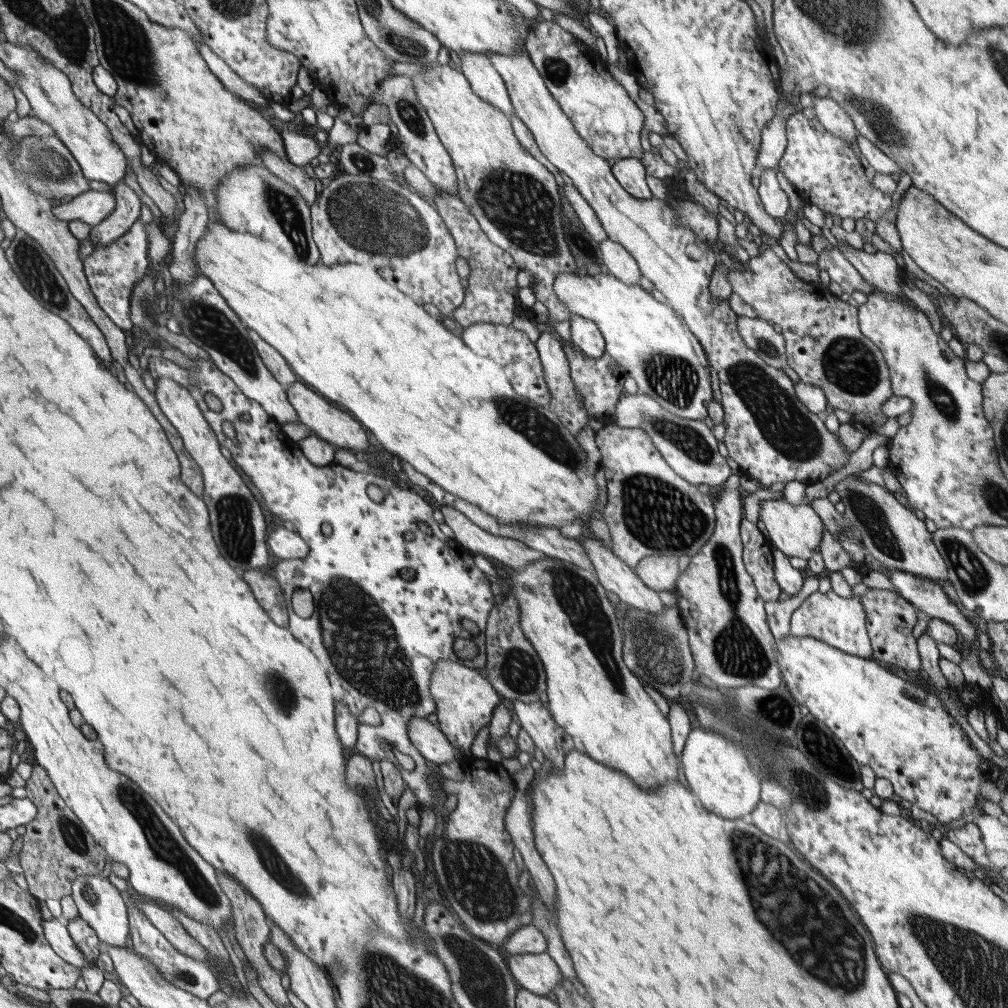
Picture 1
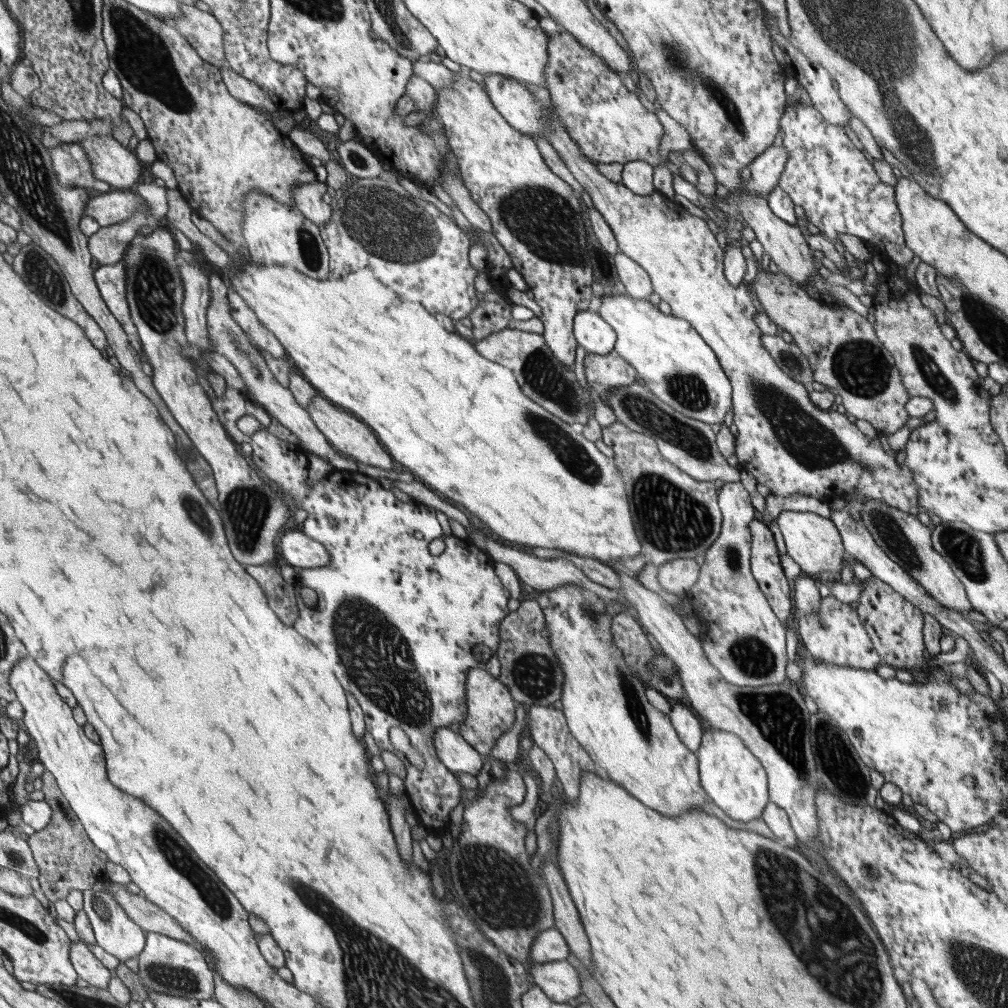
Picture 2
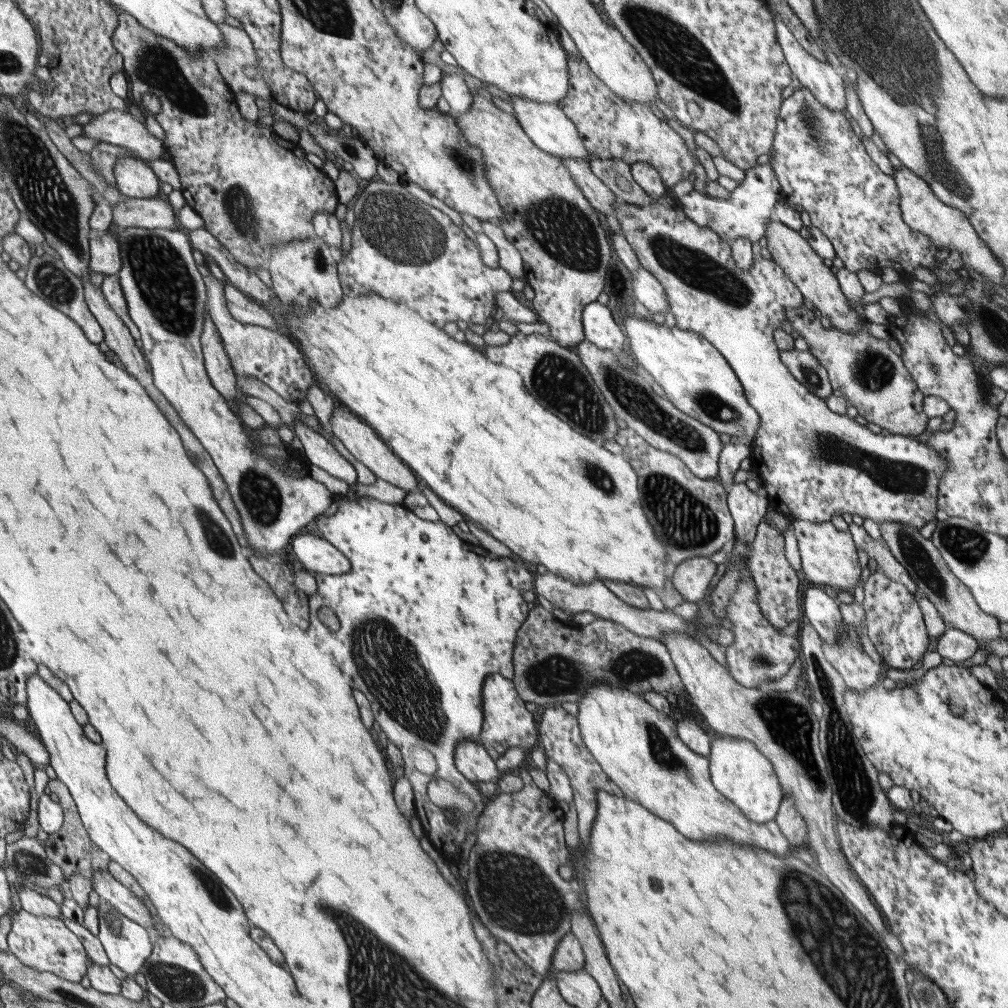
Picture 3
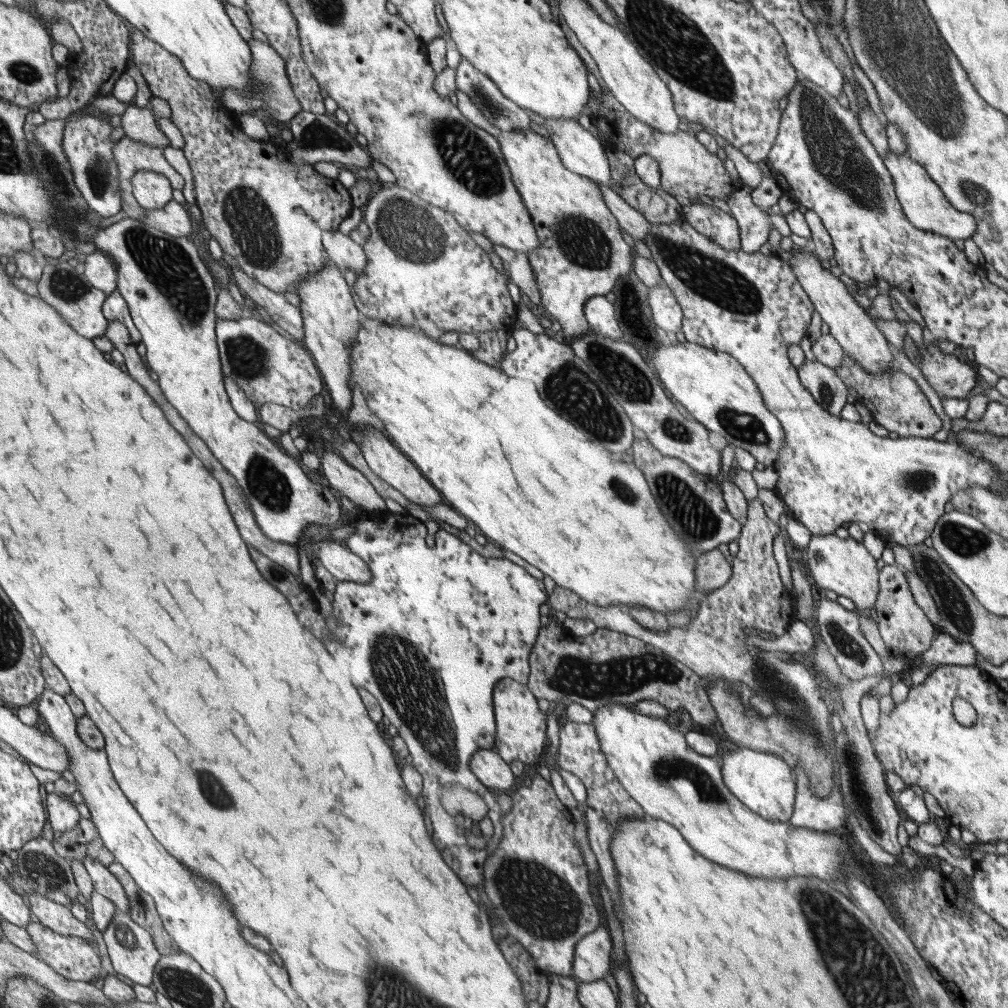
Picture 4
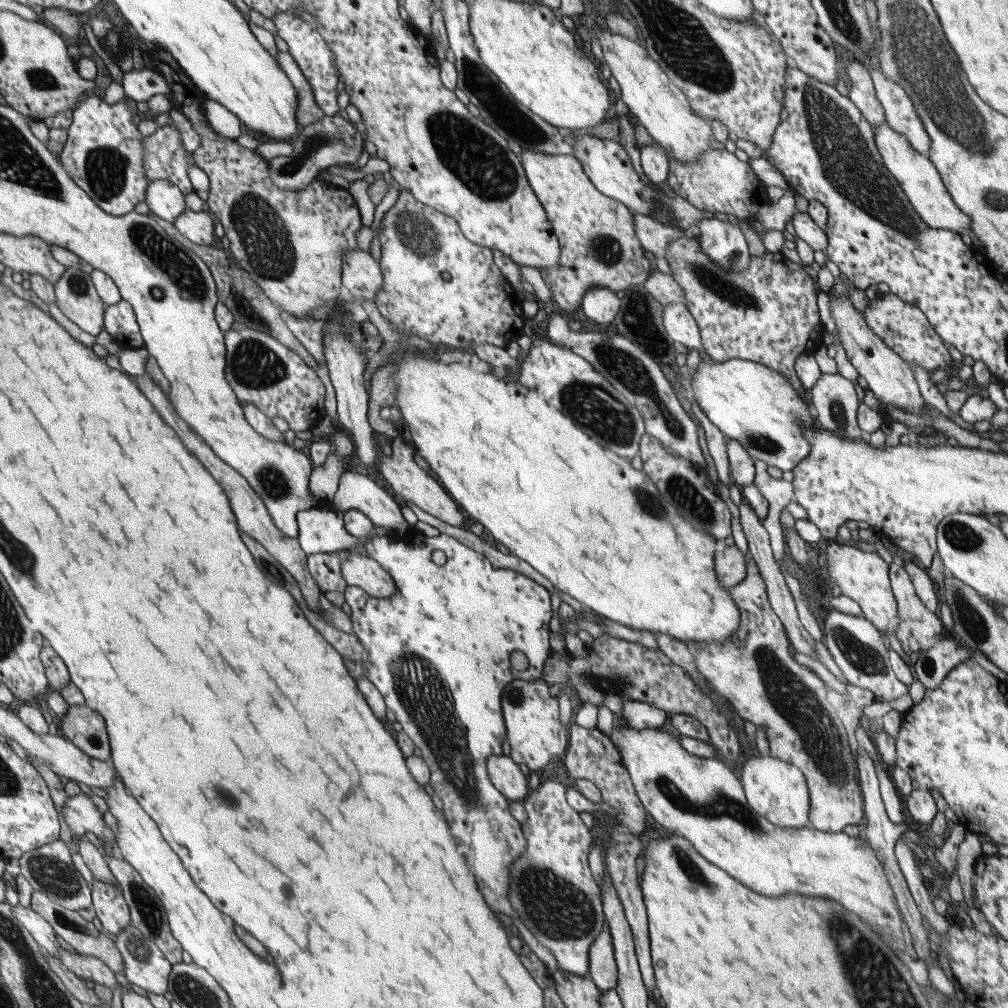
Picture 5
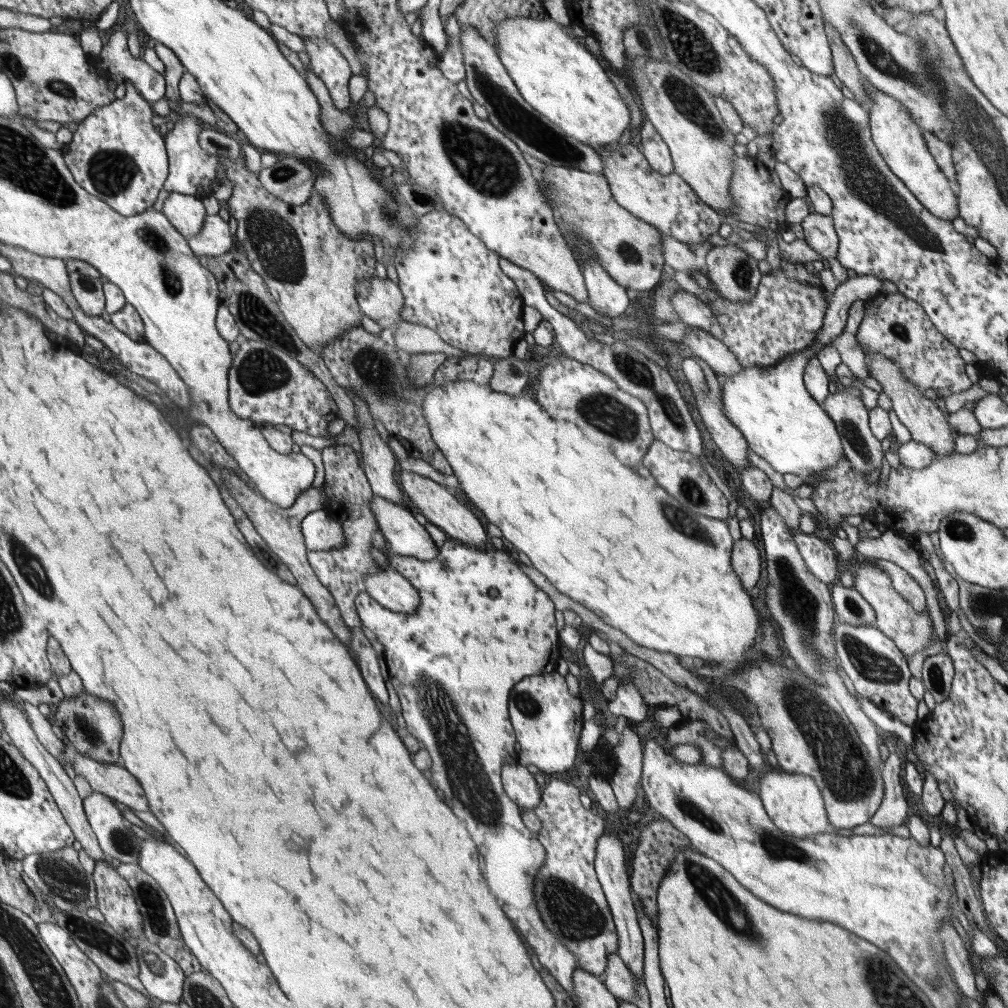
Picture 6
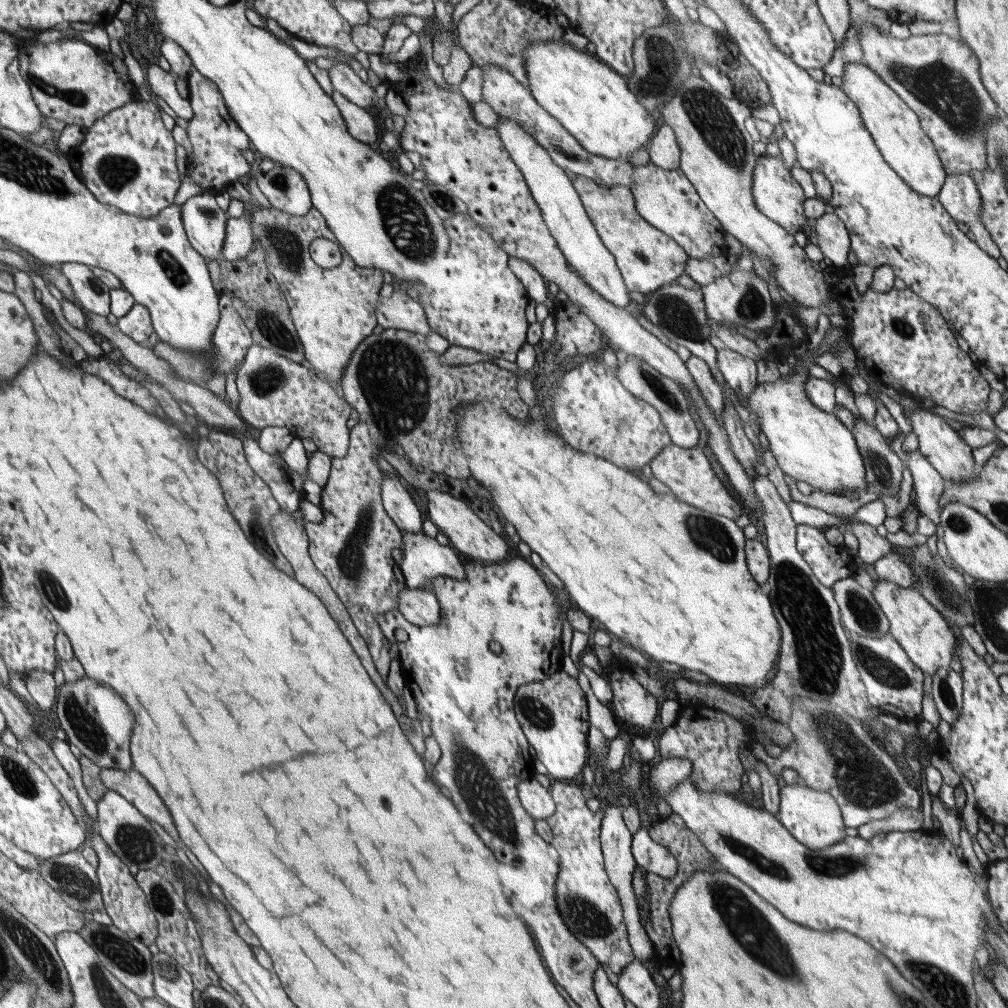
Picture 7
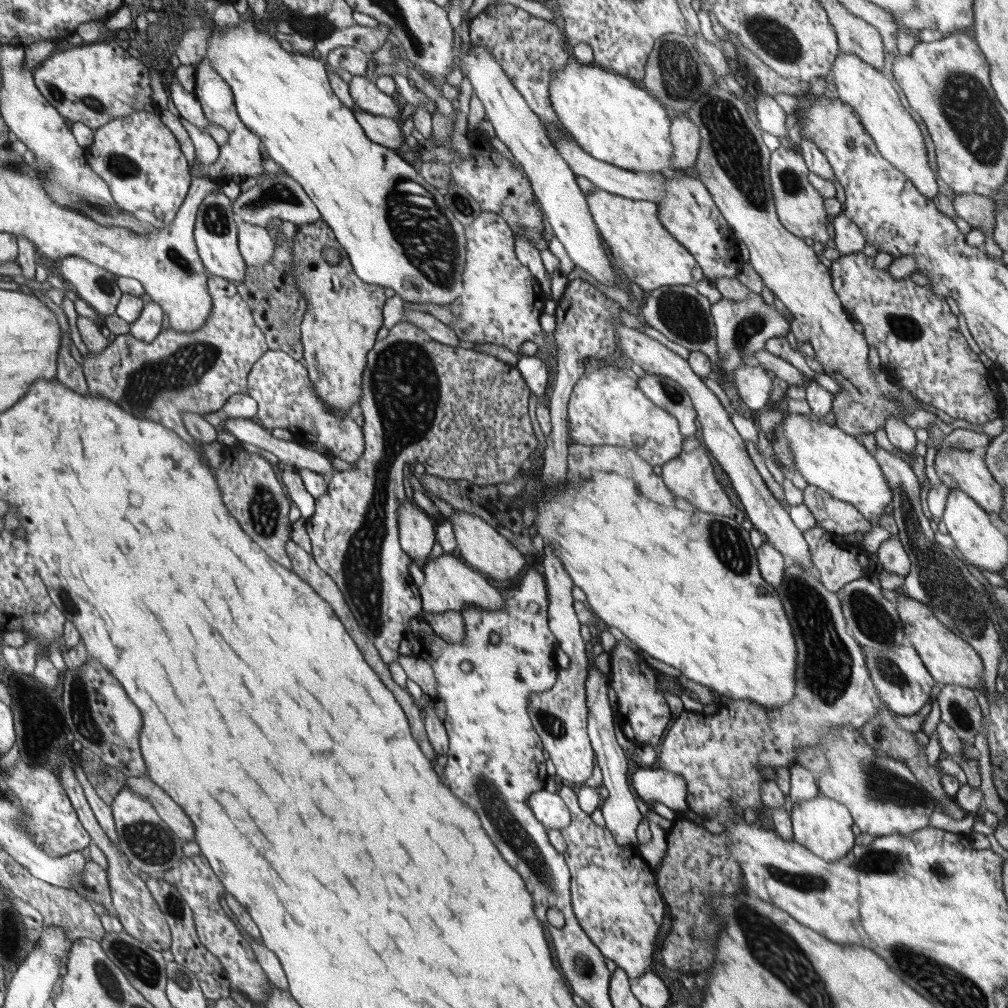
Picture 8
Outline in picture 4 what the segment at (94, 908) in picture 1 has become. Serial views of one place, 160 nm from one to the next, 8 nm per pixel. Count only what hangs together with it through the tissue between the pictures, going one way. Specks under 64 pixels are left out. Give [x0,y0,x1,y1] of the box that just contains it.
[103,910,162,987]

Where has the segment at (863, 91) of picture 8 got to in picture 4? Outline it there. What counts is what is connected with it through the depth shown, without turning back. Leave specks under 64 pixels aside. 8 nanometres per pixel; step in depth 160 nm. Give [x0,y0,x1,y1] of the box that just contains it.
[883,151,977,240]

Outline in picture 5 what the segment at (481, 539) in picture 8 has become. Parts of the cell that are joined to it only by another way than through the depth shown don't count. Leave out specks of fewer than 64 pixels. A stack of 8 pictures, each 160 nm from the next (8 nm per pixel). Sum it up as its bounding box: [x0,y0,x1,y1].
[380,435,464,527]

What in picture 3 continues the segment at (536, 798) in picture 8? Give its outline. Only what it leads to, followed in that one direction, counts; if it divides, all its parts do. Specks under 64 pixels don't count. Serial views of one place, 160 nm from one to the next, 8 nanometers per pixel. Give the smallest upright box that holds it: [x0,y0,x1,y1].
[455,740,501,783]

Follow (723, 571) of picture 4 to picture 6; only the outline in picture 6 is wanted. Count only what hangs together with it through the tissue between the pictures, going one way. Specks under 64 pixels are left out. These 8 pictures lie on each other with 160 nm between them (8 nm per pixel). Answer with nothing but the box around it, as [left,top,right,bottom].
[732,540,760,591]

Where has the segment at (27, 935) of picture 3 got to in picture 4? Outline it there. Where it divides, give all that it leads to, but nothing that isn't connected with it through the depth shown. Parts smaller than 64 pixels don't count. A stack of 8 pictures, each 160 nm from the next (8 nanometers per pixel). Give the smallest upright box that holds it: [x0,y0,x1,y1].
[26,920,103,983]

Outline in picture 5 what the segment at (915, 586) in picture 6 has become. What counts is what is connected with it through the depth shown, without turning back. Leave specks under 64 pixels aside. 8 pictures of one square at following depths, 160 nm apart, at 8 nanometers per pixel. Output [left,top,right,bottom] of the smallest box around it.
[889,562,944,654]

